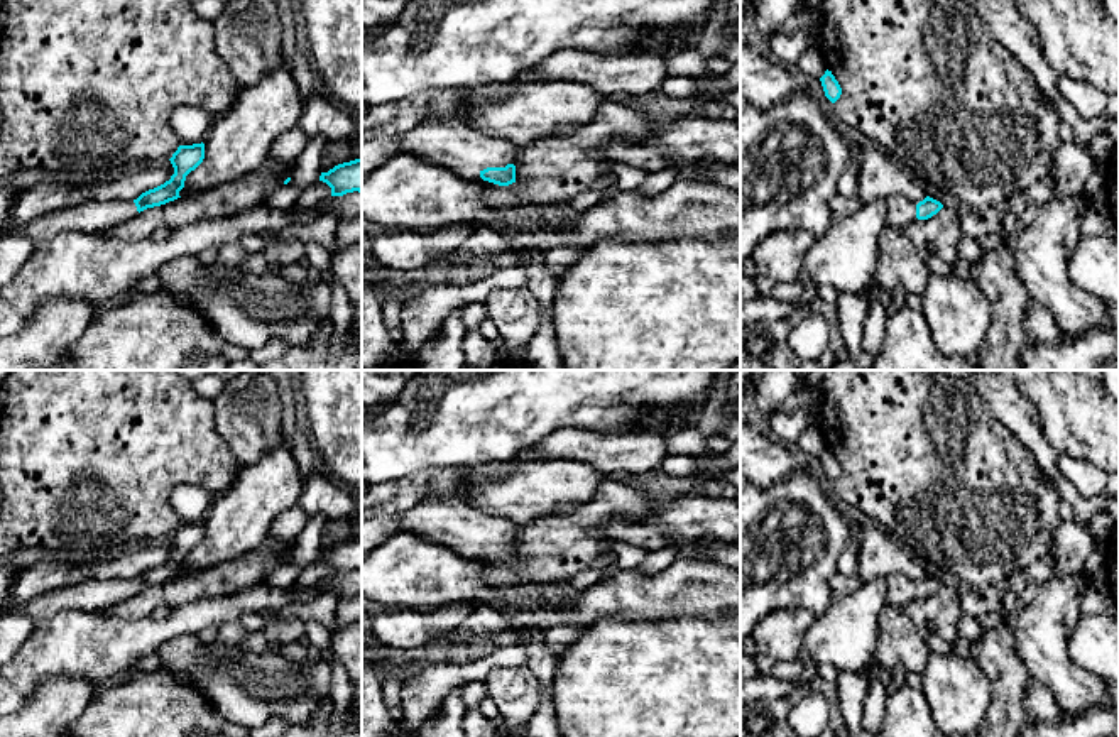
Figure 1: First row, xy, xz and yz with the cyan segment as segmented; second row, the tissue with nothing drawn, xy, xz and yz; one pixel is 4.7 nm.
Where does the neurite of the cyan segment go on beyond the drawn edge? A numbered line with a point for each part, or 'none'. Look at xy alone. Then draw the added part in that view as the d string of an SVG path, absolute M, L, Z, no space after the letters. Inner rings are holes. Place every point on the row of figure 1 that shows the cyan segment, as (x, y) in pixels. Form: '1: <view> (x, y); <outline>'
1: xy (92, 215); M85 201L74 208L59 210L47 216L39 216L32 223L22 227L7 225L3 232L25 237L32 243L41 245L51 242L64 232L101 232L115 228L137 215L134 201Z

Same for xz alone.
1: xz (450, 142); M421 118L414 128L401 134L401 140L399 154L426 159L461 177L477 176L487 167L505 167L517 152L512 142L483 135L458 118Z

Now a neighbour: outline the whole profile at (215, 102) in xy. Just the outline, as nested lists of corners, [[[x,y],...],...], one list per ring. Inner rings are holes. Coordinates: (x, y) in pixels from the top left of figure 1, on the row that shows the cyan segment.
[[[5,0],[0,7],[0,181],[20,169],[44,169],[56,177],[101,176],[123,167],[166,162],[181,145],[169,125],[176,108],[201,106],[211,117],[225,113],[240,91],[240,83],[216,54],[213,24],[188,0]]]

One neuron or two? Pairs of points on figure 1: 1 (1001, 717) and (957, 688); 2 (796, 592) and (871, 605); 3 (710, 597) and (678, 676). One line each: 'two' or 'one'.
1: two
2: two
3: two

